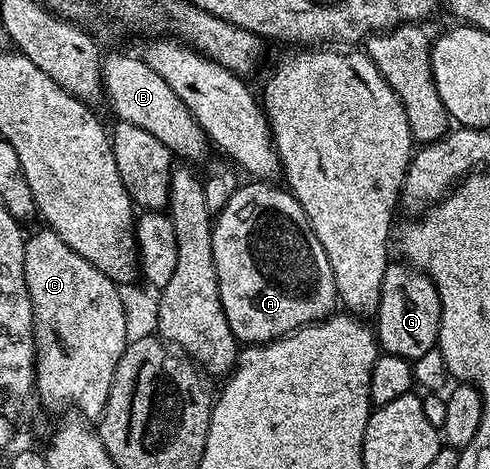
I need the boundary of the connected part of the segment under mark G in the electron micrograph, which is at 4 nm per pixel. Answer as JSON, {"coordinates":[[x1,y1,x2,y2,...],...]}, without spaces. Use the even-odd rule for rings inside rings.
{"coordinates":[[405,262,387,263,384,286,380,290,380,306,376,313,376,339,383,353,416,361,421,355,436,348,442,299,430,277]]}

